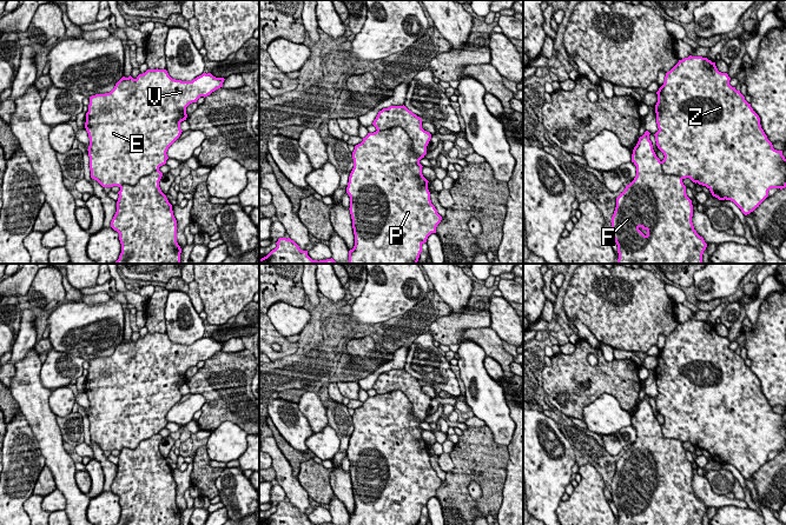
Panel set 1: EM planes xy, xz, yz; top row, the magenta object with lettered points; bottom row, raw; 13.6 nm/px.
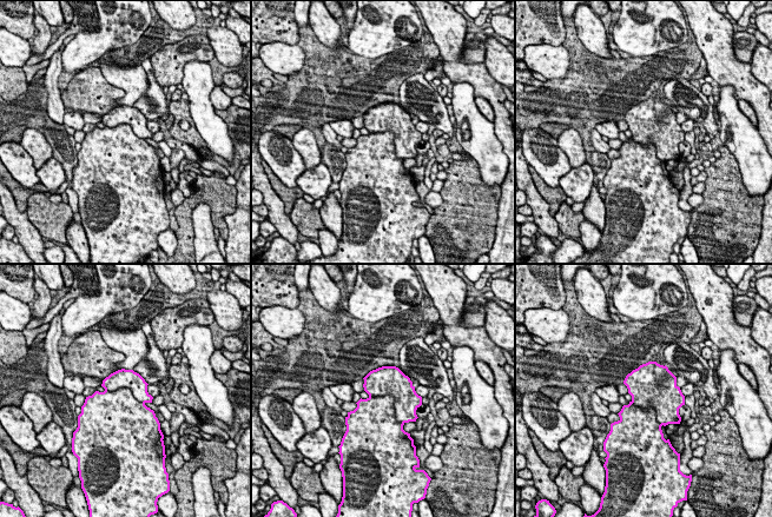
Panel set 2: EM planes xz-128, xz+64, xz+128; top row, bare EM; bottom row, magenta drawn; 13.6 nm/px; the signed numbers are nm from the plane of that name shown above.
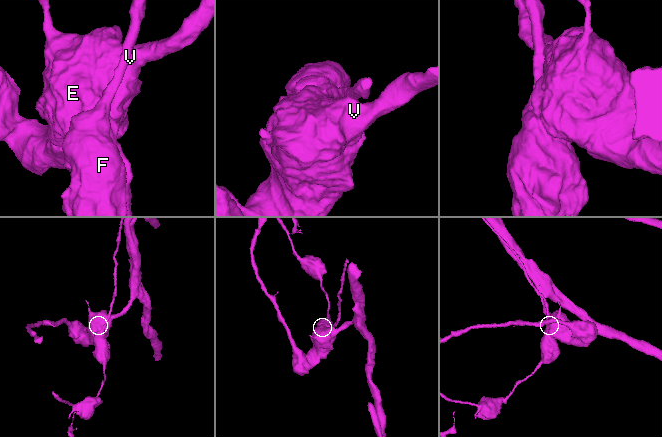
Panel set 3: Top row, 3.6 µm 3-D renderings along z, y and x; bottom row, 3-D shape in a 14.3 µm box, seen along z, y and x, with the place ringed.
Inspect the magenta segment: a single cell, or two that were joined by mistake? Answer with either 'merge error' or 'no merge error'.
merge error

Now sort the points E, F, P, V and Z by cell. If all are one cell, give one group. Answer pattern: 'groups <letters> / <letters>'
groups E P V Z / F

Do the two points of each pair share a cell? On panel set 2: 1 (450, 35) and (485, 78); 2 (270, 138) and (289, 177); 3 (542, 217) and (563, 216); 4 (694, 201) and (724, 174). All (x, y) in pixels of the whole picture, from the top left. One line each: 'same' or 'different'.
1: same
2: same
3: different
4: different

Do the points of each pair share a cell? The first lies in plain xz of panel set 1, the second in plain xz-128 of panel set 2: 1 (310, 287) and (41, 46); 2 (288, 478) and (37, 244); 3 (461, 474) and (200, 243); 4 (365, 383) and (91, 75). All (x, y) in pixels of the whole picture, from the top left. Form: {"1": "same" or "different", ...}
{"1": "same", "2": "same", "3": "different", "4": "different"}

